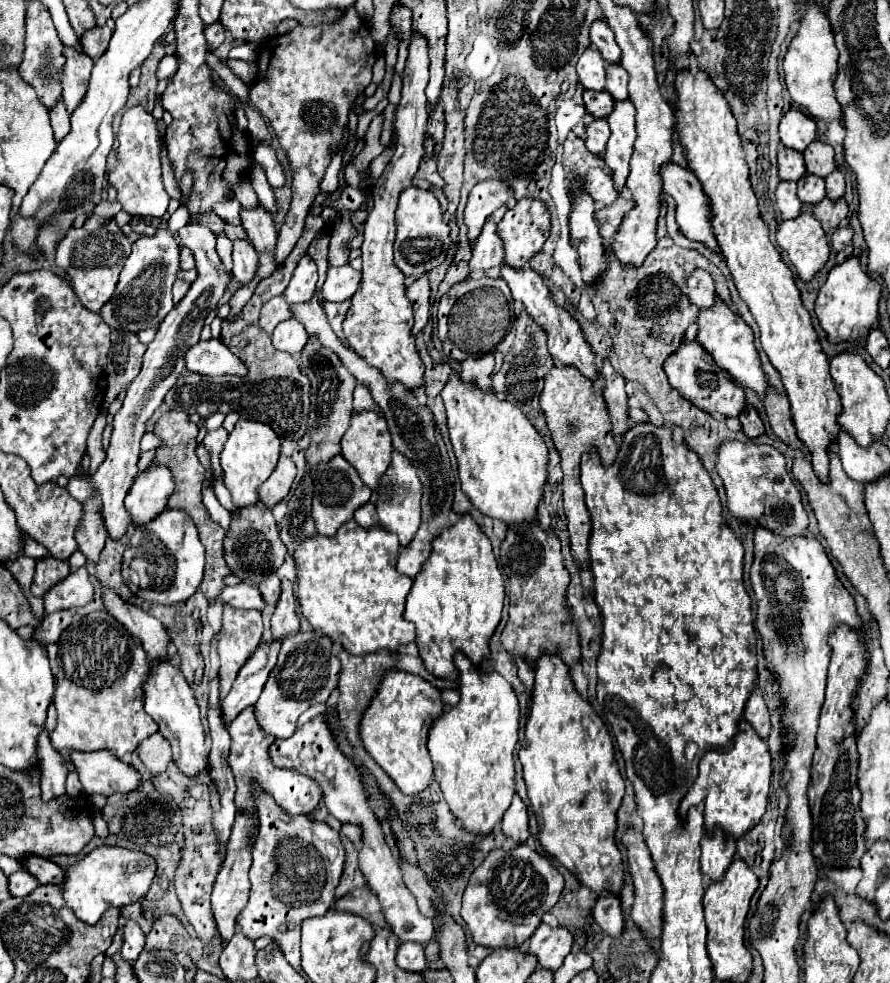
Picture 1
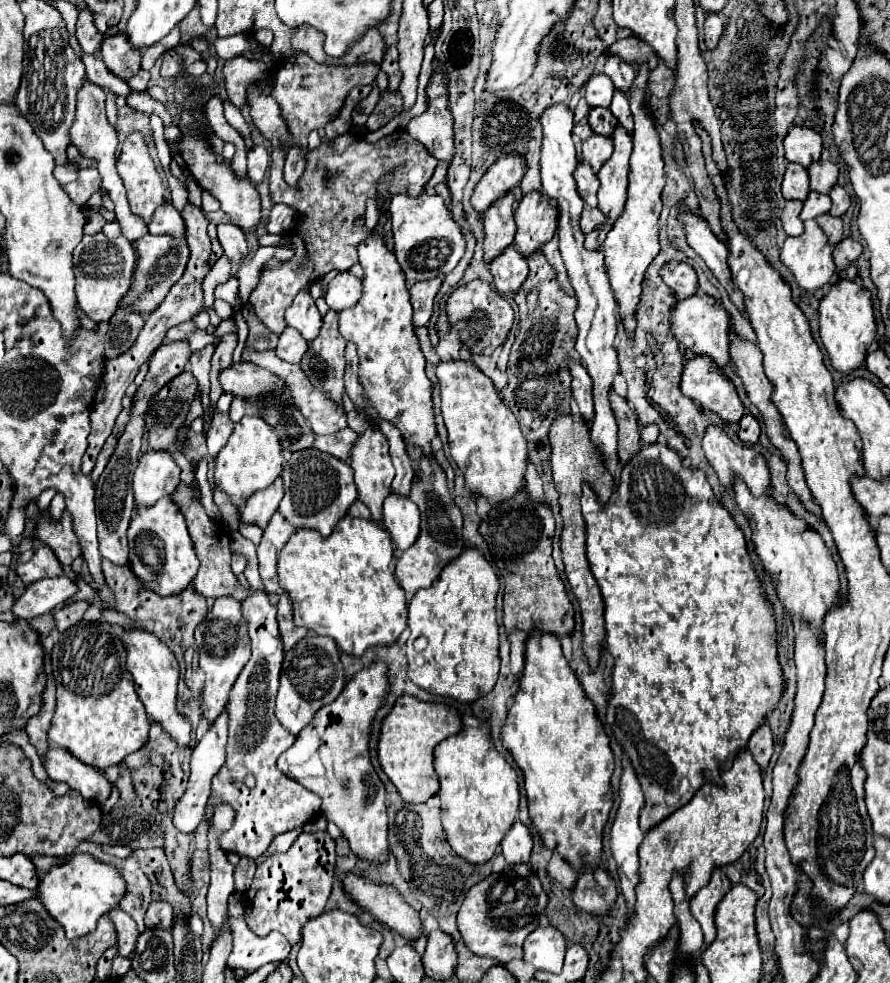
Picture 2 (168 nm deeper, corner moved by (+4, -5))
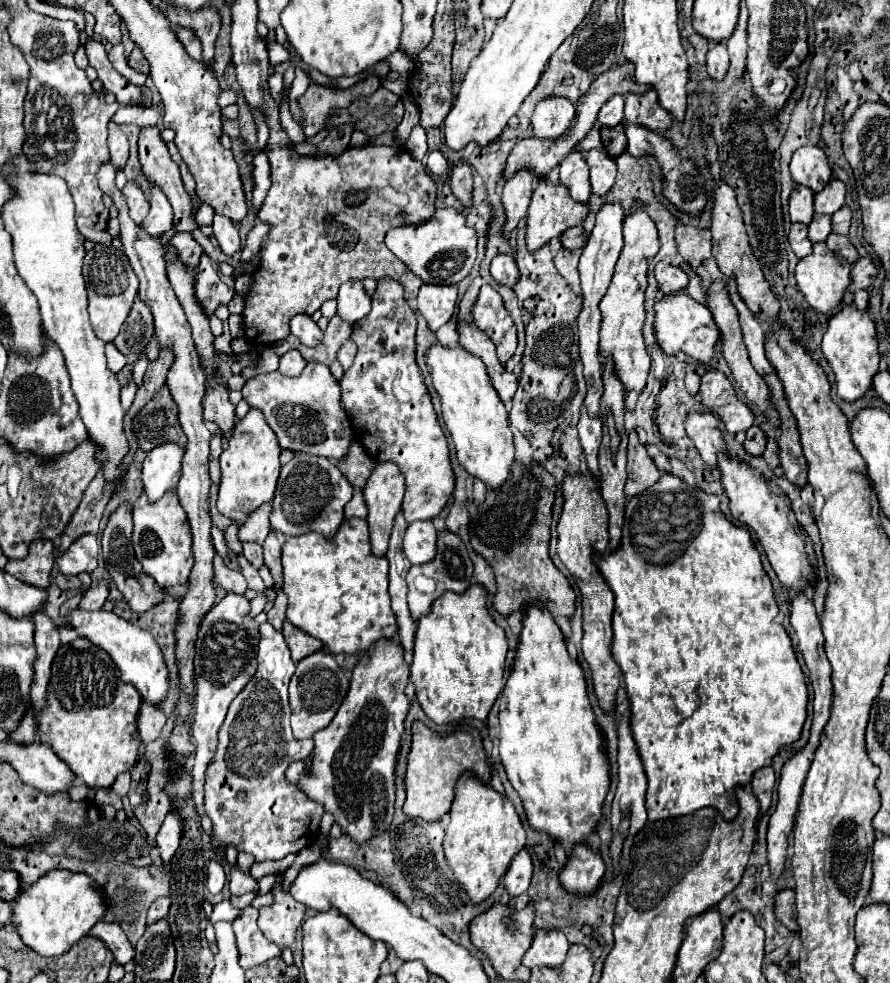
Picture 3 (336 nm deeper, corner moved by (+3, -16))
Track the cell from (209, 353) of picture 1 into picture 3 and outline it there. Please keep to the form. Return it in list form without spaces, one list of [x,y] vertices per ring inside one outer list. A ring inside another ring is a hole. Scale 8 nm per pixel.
[[[310,362],[298,378],[286,378],[280,372],[256,374],[242,386],[242,398],[250,408],[258,408],[268,426],[278,436],[278,444],[284,450],[306,452],[340,460],[352,440],[348,416],[340,406],[340,386],[324,364]]]

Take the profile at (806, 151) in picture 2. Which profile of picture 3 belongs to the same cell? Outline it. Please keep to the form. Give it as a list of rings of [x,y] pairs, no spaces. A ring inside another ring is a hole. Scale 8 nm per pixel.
[[[802,146],[798,148],[798,152],[792,154],[790,174],[798,184],[808,186],[814,192],[820,192],[830,180],[832,170],[820,146]]]

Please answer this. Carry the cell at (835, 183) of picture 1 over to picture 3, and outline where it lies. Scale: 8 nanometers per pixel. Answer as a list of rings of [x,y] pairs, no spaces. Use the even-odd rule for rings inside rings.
[[[842,206],[838,212],[832,214],[832,232],[836,234],[848,234],[848,228],[850,228],[850,208],[848,206]]]

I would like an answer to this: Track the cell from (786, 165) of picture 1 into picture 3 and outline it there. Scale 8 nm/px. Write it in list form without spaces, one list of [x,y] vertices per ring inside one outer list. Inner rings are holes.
[[[796,186],[790,194],[790,218],[792,222],[802,222],[808,224],[814,216],[814,208],[812,208],[812,198],[814,192],[806,186]]]

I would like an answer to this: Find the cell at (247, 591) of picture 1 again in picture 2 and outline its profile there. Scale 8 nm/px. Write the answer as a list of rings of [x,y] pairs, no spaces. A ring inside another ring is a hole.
[[[251,591],[251,593],[253,595],[243,601],[243,617],[247,619],[253,655],[251,655],[249,663],[243,667],[243,671],[239,673],[239,677],[237,677],[237,681],[235,681],[235,685],[229,693],[229,701],[227,701],[227,707],[225,707],[225,711],[229,715],[227,761],[211,781],[211,795],[209,795],[207,809],[205,809],[205,821],[209,823],[213,819],[213,805],[231,805],[233,811],[235,811],[235,819],[233,819],[231,829],[225,831],[219,837],[219,845],[221,845],[221,849],[235,851],[241,857],[257,859],[259,855],[263,855],[267,851],[267,847],[269,847],[269,843],[275,835],[297,829],[297,827],[303,827],[307,821],[317,817],[319,807],[321,807],[321,799],[319,799],[319,795],[307,791],[303,785],[289,779],[287,775],[283,775],[275,767],[277,757],[295,743],[297,735],[285,731],[285,727],[275,717],[275,697],[277,697],[277,685],[279,685],[279,675],[281,675],[281,663],[283,663],[283,657],[285,657],[283,645],[281,645],[281,635],[279,635],[279,629],[277,629],[277,619],[275,619],[277,609],[269,603],[269,597],[265,593],[261,593],[261,591]],[[249,773],[255,775],[255,781],[257,781],[253,789],[249,789],[245,785],[245,777]]]

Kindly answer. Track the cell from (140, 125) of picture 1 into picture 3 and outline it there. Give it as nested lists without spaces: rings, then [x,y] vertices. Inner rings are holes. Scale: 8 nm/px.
[[[130,180],[126,182],[126,186],[122,188],[122,194],[126,196],[128,200],[128,208],[130,208],[130,216],[136,224],[142,224],[144,218],[148,216],[148,210],[150,210],[150,202],[146,198],[146,194],[142,192],[140,184],[136,180]]]

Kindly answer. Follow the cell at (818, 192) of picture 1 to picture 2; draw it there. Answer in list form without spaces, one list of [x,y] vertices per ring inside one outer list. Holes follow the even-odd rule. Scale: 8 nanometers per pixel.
[[[811,191],[809,197],[807,197],[805,203],[803,203],[801,219],[803,219],[803,221],[815,219],[815,217],[819,217],[819,215],[829,213],[829,209],[831,209],[831,199],[829,199],[829,195],[821,195],[821,193]]]

